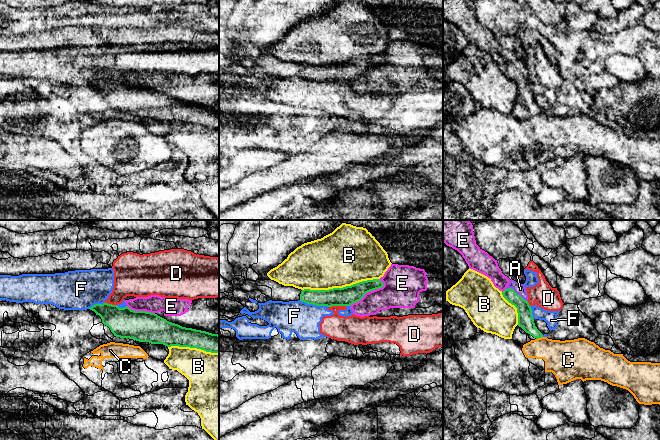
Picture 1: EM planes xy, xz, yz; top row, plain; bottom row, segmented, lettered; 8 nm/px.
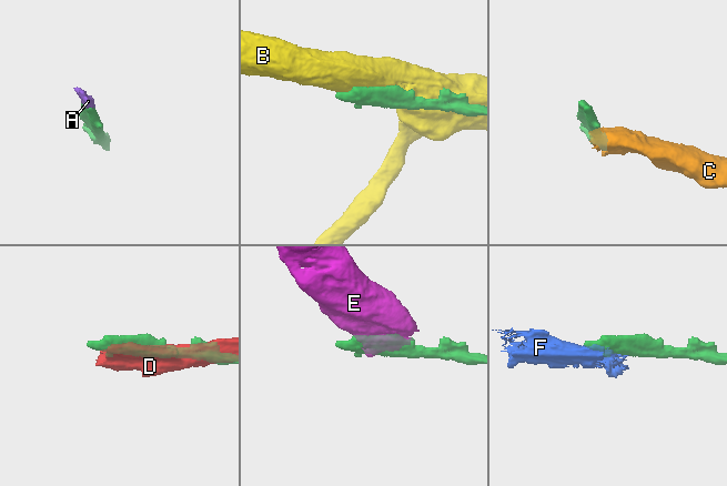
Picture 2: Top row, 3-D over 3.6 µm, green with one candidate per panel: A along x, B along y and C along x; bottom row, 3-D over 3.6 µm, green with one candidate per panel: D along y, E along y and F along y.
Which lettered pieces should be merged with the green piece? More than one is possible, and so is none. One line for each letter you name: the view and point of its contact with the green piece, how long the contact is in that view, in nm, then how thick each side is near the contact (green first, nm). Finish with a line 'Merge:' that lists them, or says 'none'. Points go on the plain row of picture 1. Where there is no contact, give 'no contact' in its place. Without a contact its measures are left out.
A: yz (516, 69) | 200 nm | 130/90 nm
Merge: A

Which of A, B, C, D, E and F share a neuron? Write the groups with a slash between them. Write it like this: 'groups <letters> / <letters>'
groups A / B / C / D F / E

